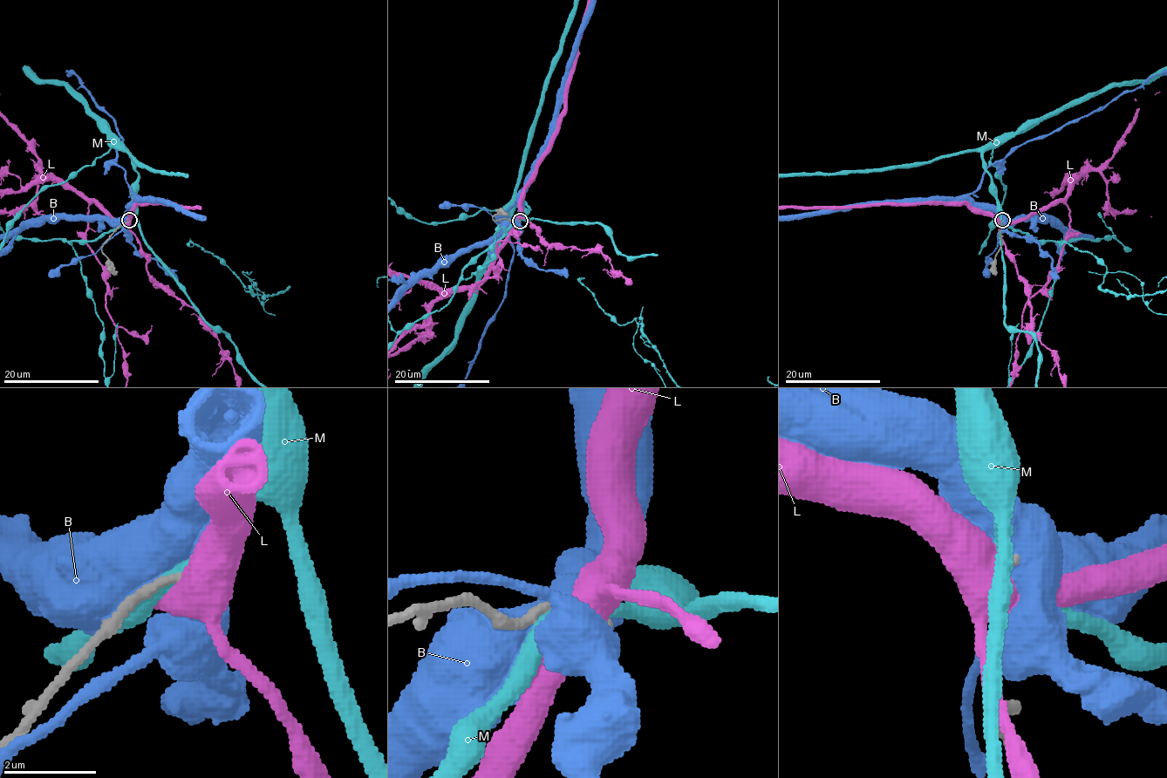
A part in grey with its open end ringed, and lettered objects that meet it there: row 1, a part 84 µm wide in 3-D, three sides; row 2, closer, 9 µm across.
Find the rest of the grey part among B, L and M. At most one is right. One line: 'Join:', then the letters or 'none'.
Join: none

